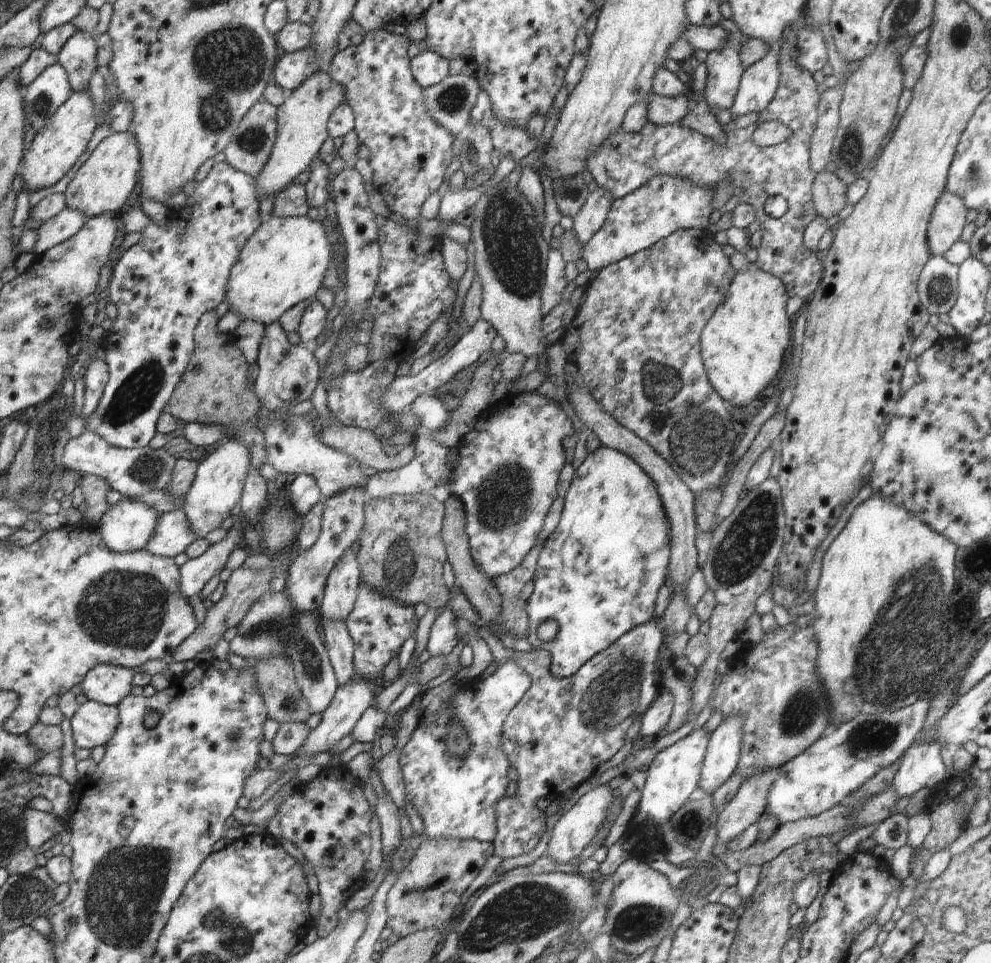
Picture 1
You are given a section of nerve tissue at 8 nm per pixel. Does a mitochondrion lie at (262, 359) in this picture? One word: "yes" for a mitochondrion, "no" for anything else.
no

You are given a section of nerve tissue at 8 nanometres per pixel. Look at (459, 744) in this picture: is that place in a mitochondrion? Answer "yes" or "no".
yes

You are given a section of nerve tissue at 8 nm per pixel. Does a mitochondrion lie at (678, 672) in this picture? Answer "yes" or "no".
no

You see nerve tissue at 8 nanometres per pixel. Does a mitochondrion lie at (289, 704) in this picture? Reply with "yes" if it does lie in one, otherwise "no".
yes

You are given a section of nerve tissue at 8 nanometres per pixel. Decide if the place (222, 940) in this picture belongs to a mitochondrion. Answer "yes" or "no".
yes

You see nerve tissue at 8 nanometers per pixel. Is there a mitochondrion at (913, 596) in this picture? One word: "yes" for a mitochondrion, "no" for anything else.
yes

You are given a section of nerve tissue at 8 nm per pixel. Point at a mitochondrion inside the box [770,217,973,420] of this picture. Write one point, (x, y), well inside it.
(940, 292)

